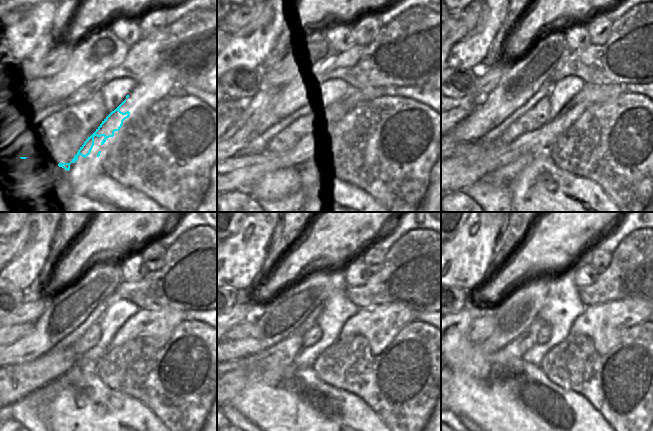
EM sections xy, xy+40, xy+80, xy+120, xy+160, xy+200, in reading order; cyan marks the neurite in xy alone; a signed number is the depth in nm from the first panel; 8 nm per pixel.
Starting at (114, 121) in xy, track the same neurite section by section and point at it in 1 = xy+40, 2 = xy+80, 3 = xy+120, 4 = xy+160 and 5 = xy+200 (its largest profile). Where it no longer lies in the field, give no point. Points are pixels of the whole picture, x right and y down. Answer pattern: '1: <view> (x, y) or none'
1: xy+40 (298, 155)
2: xy+80 (590, 96)
3: xy+120 (153, 324)
4: xy+160 (376, 323)
5: xy+200 (599, 322)

